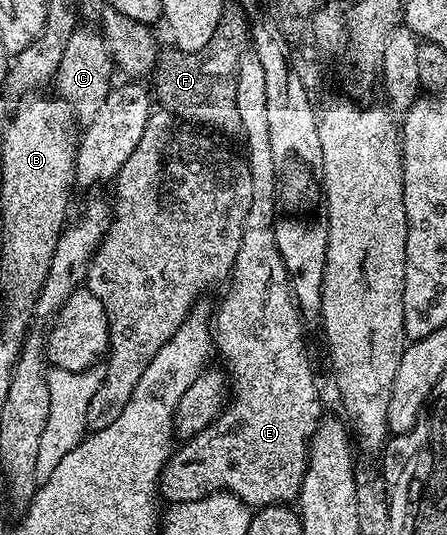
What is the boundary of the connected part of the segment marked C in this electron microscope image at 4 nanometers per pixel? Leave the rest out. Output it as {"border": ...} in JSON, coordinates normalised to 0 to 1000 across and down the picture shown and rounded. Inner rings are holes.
{"border":[[[183,45],[161,60],[161,67],[152,67],[143,107],[134,112],[134,127],[125,127],[116,161],[119,166],[130,166],[128,181],[145,193],[157,213],[177,230],[190,232],[215,219],[215,209],[224,209],[224,194],[233,194],[251,164],[246,136],[257,136],[257,131],[260,125],[226,62],[208,47]]]}

